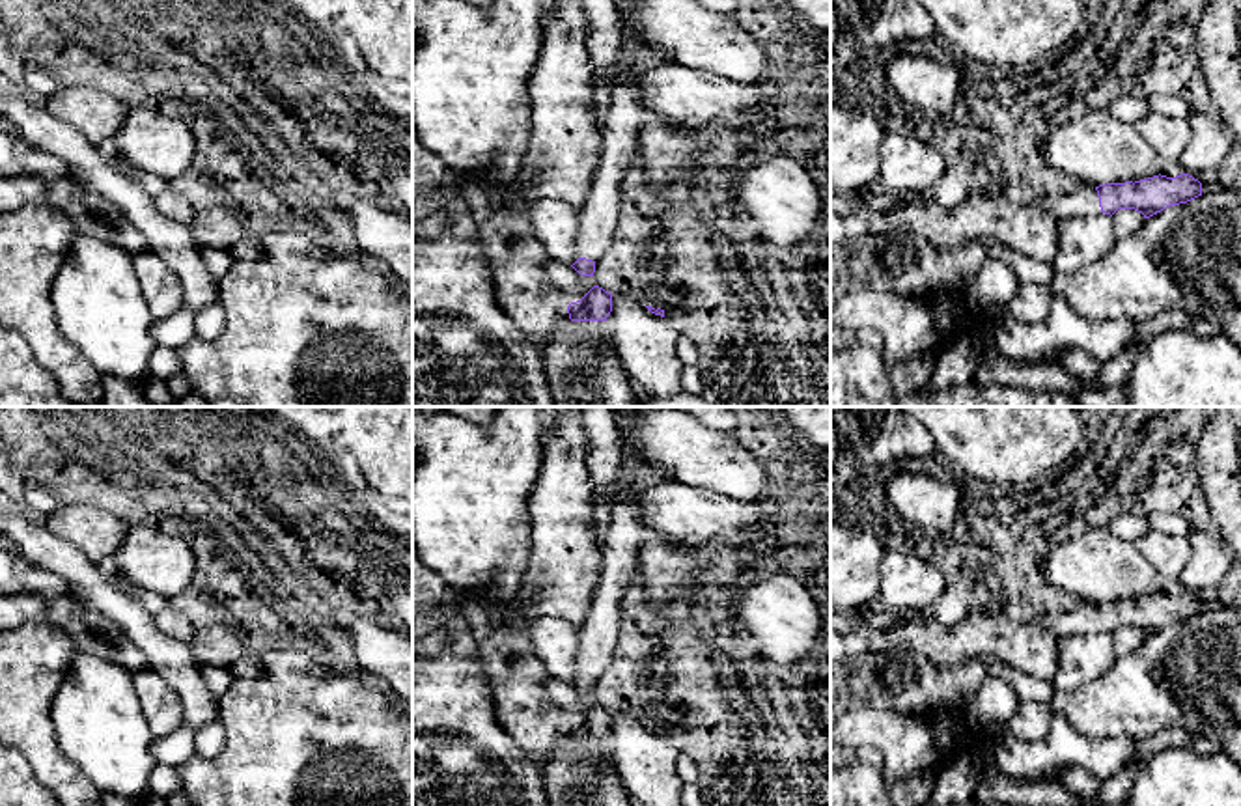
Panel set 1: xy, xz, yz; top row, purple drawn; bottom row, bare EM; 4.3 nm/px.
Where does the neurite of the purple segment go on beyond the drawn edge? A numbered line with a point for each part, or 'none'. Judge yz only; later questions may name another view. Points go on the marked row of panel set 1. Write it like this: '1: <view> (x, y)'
1: yz (1085, 202)

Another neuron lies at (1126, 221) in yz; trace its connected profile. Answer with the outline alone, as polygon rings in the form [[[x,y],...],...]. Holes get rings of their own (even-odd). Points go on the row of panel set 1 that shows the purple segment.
[[[1118,209],[1112,215],[1116,237],[1129,237],[1136,233],[1144,224],[1144,215],[1135,209]]]

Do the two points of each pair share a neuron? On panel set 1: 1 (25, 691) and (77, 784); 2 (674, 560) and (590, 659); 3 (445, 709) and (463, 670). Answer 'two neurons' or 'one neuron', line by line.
1: one neuron
2: two neurons
3: one neuron

